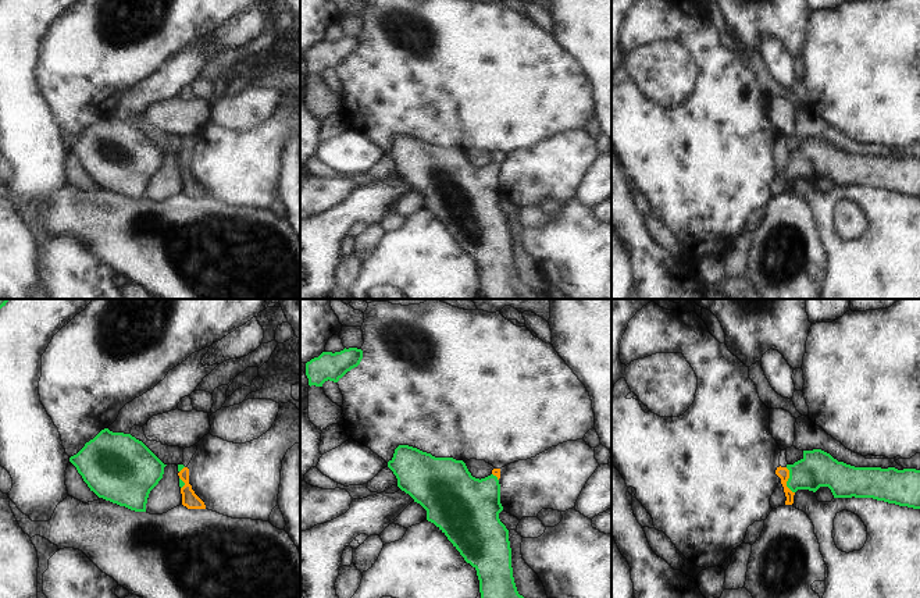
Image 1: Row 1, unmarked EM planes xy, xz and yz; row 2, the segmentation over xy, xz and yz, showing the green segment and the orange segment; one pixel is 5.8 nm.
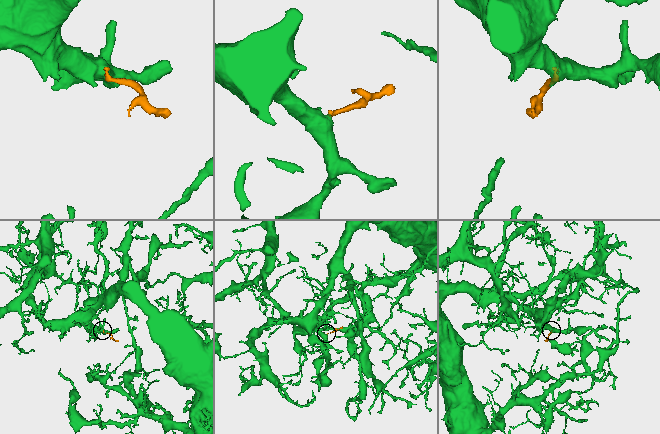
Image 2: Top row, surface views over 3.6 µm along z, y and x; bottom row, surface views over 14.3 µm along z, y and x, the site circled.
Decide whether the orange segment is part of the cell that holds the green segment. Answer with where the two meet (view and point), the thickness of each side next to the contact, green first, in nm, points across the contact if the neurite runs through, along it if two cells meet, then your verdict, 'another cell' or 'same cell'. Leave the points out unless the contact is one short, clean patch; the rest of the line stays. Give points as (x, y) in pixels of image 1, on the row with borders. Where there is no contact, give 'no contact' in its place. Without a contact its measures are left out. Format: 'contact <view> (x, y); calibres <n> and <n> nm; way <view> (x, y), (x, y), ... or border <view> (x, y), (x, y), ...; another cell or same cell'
contact yz (788, 480); calibres 220 and 70 nm; way yz (817, 469), (788, 480), (783, 473); same cell

